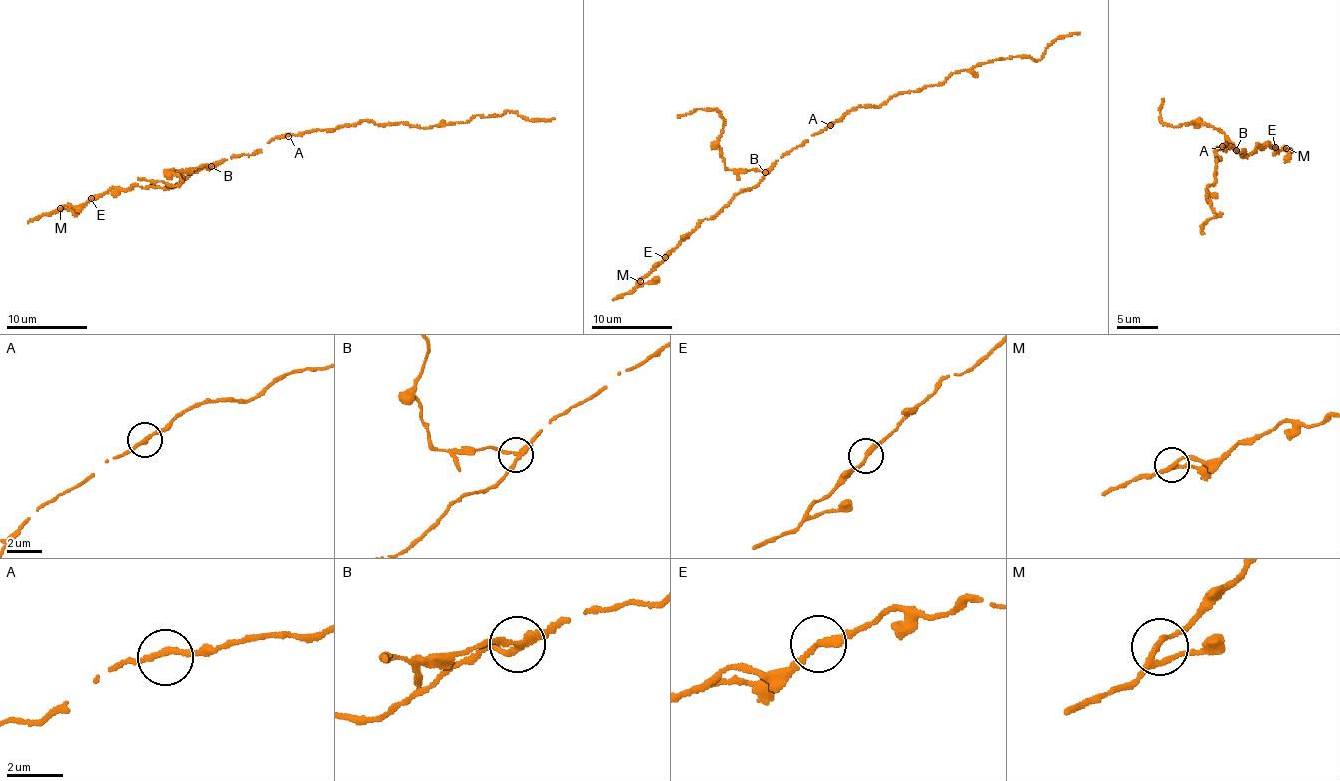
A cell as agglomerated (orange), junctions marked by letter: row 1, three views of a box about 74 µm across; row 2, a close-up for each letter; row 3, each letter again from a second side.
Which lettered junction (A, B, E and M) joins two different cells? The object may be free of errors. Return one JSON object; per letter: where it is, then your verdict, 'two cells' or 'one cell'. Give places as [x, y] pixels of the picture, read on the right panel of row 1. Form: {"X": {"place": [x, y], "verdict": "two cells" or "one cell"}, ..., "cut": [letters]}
{"A": {"place": [1222, 146], "verdict": "one cell"}, "B": {"place": [1236, 150], "verdict": "two cells"}, "E": {"place": [1275, 147], "verdict": "one cell"}, "M": {"place": [1286, 148], "verdict": "one cell"}, "cut": ["B"]}

